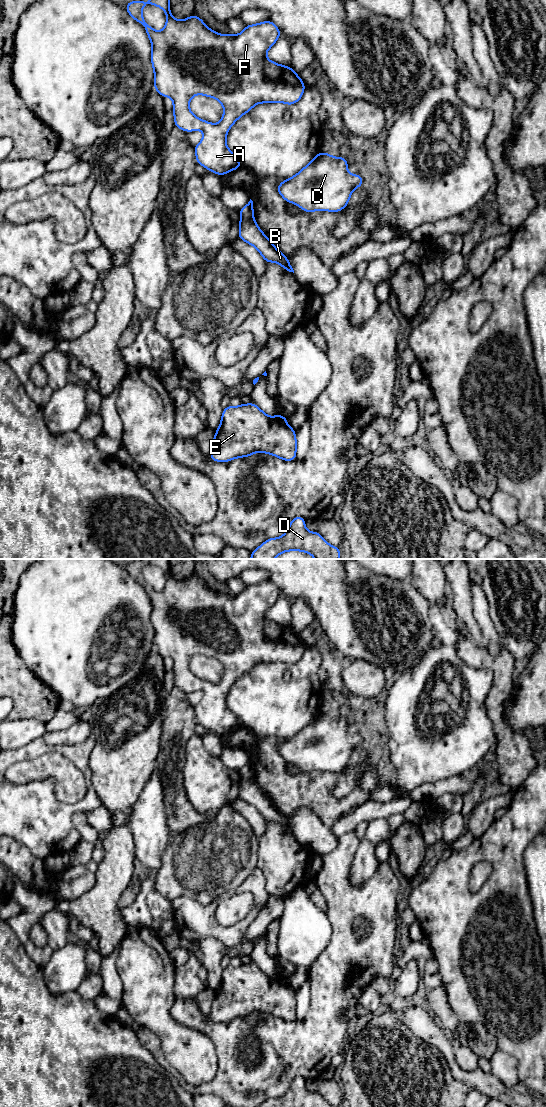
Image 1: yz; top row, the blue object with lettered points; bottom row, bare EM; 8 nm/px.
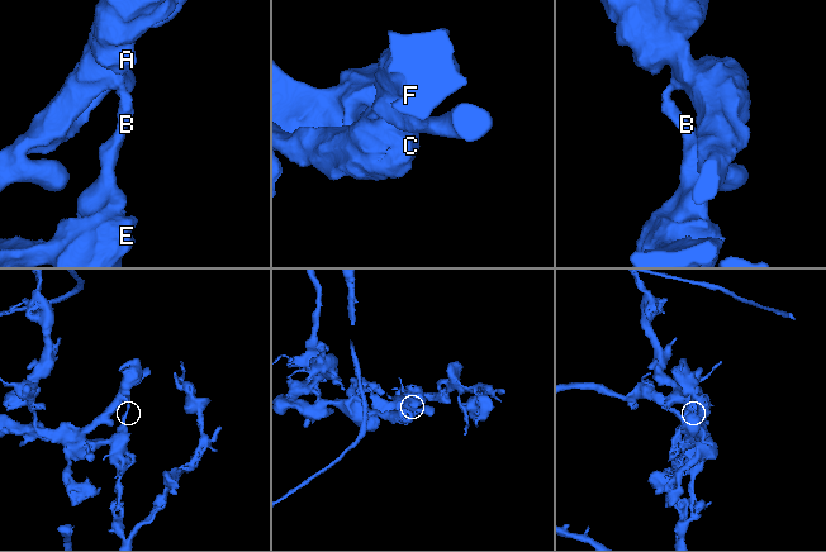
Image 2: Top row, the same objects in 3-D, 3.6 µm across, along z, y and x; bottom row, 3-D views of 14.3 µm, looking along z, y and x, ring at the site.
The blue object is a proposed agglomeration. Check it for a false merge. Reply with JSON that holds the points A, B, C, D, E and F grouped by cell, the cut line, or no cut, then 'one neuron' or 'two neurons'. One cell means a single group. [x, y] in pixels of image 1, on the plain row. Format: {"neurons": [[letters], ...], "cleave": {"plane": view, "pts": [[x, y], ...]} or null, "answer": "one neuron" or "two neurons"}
{"neurons": [["A", "C", "F"], ["B", "D", "E"]], "cleave": {"plane": "yz", "pts": [[252, 777], [240, 781]]}, "answer": "two neurons"}

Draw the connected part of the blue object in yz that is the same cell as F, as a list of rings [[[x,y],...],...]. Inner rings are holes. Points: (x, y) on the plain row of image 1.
[[[150,559],[148,561],[131,561],[131,562],[126,564],[125,568],[126,568],[127,572],[129,573],[129,575],[134,580],[136,580],[137,582],[139,582],[140,584],[142,584],[144,586],[144,588],[147,592],[147,595],[148,595],[148,597],[151,601],[151,604],[152,604],[151,623],[152,623],[152,627],[154,629],[154,649],[162,657],[171,657],[173,659],[172,671],[174,673],[175,687],[181,689],[182,691],[186,691],[186,692],[198,691],[198,690],[203,691],[204,696],[203,696],[202,700],[200,701],[200,703],[197,704],[196,706],[194,706],[194,711],[195,711],[197,723],[202,725],[203,727],[205,727],[209,731],[212,731],[212,732],[218,734],[219,736],[223,736],[224,734],[226,734],[230,731],[233,731],[235,729],[238,729],[242,726],[241,722],[236,719],[233,712],[227,707],[226,697],[227,697],[227,693],[230,690],[231,686],[241,676],[248,673],[256,664],[282,662],[282,663],[287,664],[287,665],[292,665],[292,664],[297,663],[302,658],[306,645],[300,639],[300,636],[297,635],[291,627],[277,624],[277,623],[275,623],[271,620],[268,620],[267,617],[266,617],[267,611],[276,603],[279,596],[281,595],[281,592],[278,589],[277,585],[274,584],[273,582],[271,582],[270,580],[264,581],[264,582],[261,582],[261,583],[258,583],[258,584],[246,585],[245,589],[238,595],[234,595],[234,594],[224,595],[224,594],[216,593],[213,590],[211,590],[209,587],[207,587],[205,585],[204,581],[201,580],[195,574],[191,575],[187,579],[176,580],[172,576],[171,571],[170,571],[170,559]],[[147,564],[158,566],[161,569],[164,570],[165,575],[167,577],[167,581],[166,581],[165,587],[163,588],[162,591],[160,591],[160,592],[155,591],[149,584],[147,584],[145,582],[145,580],[142,576],[142,568]],[[197,654],[204,655],[204,656],[211,657],[211,658],[215,658],[222,664],[223,669],[224,669],[224,673],[223,673],[221,681],[218,684],[212,684],[208,681],[202,680],[202,679],[196,677],[191,672],[191,670],[189,669],[189,662],[190,662],[191,658],[193,656],[197,655]]]

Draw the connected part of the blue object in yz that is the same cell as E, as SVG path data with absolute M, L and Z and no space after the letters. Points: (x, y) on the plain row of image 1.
M256 964L229 965L223 969L220 986L215 992L210 1018L229 1022L257 1012L285 1021L296 1019L296 990L287 985L287 977L270 977Z

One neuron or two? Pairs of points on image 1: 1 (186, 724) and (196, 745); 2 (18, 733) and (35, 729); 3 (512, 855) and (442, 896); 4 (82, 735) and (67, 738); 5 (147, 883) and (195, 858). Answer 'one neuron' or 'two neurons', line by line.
1: two neurons
2: one neuron
3: one neuron
4: one neuron
5: two neurons

